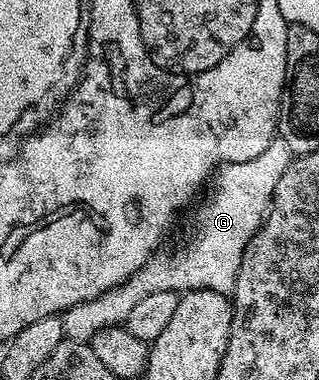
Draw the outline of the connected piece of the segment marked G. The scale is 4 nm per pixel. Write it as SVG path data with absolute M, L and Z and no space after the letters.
M276 136L268 144L268 148L252 160L223 162L212 175L212 185L209 187L210 195L207 196L206 203L198 210L198 223L195 224L194 235L187 240L186 247L183 250L174 250L171 254L162 254L163 252L151 254L150 259L123 286L114 286L110 291L87 302L76 304L72 310L65 311L62 325L63 335L70 335L78 342L88 344L92 340L92 336L96 336L96 332L100 332L100 328L123 325L129 310L135 307L136 302L152 292L211 290L227 296L233 295L236 276L240 272L240 260L244 256L248 240L252 240L252 236L262 227L262 220L265 218L267 210L270 209L270 201L276 192L276 184L280 184L280 176L284 176L284 168L288 168L291 160L292 155L288 144L281 136Z

